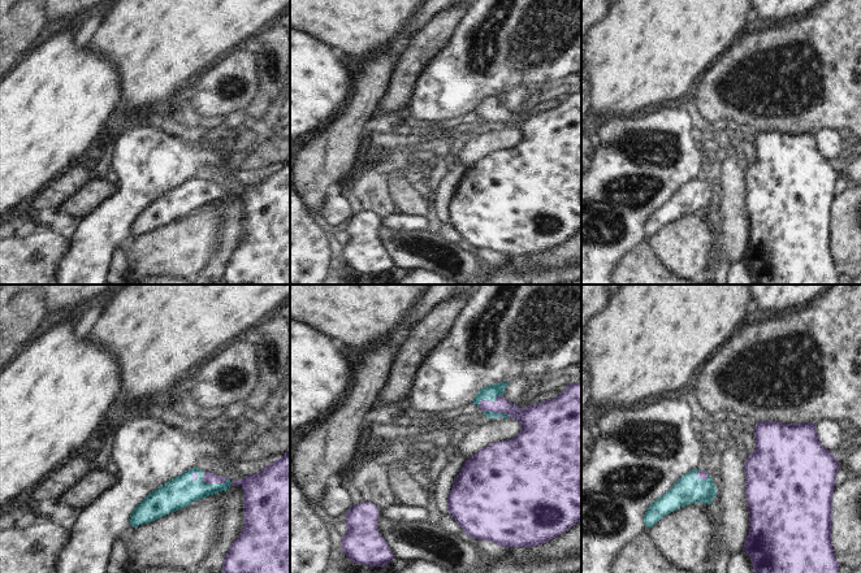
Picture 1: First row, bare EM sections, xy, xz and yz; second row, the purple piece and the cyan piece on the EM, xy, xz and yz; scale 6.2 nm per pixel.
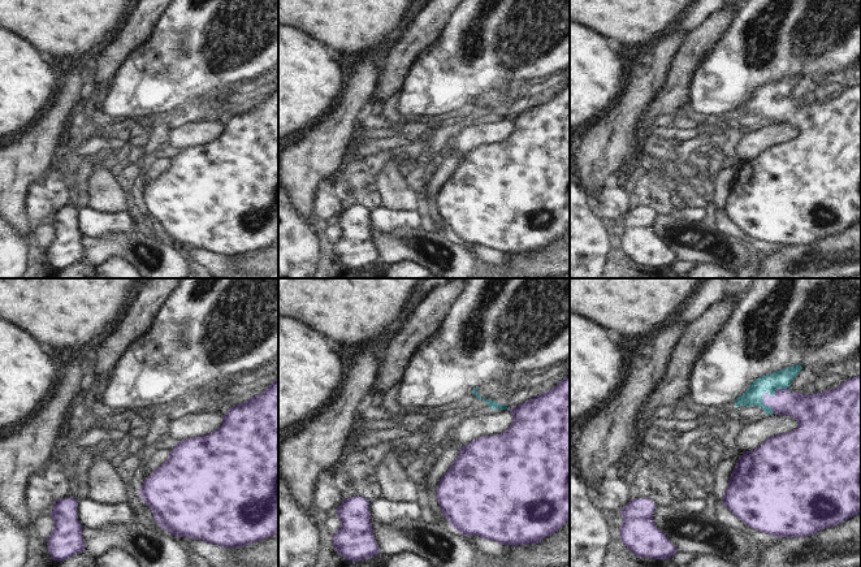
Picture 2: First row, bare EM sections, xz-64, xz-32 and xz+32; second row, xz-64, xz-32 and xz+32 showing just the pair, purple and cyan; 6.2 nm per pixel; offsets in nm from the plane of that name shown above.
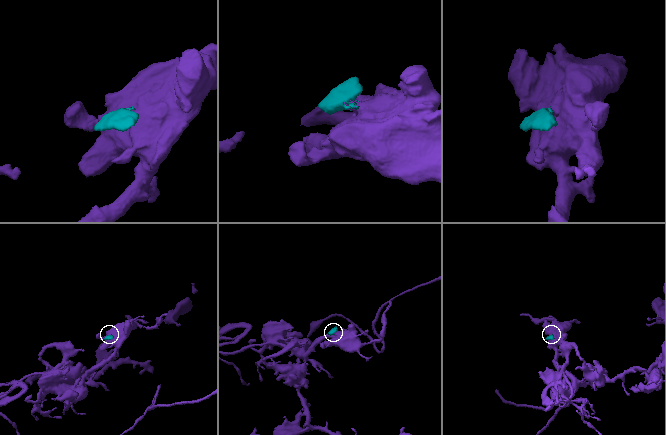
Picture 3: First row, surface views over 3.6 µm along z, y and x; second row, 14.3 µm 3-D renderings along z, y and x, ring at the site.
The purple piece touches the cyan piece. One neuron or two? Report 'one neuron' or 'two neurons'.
one neuron

